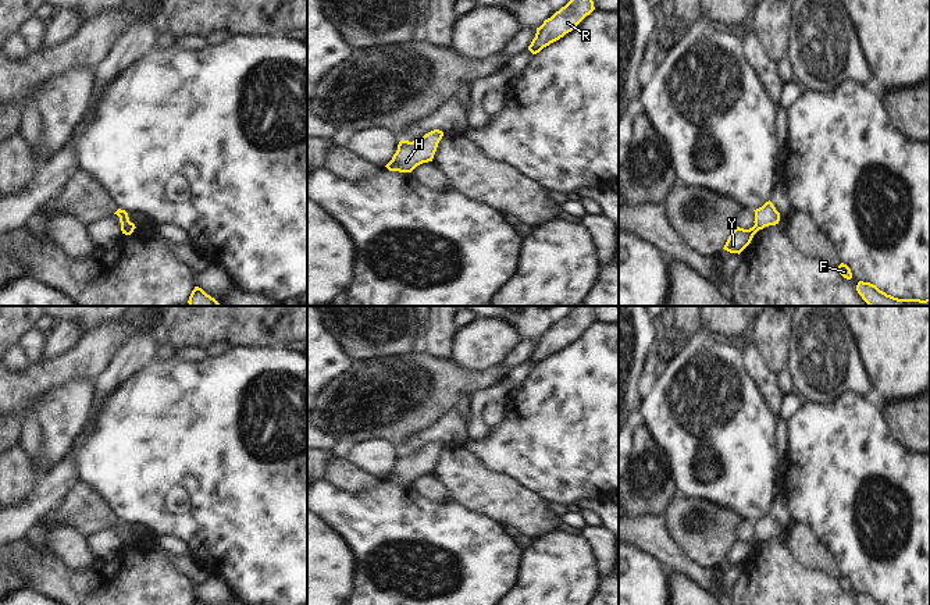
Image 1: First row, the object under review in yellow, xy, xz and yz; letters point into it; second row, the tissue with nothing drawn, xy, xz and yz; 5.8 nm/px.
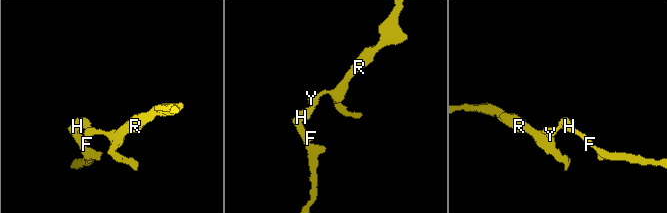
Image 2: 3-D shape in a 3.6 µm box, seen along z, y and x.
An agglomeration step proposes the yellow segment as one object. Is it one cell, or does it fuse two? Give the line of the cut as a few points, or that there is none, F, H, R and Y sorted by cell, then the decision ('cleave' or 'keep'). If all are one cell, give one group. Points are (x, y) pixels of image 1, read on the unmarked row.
no cut | F H R Y | keep

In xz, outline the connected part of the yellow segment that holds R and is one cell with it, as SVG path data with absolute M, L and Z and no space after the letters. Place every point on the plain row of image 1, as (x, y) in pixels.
M576 306L564 318L537 339L528 362L532 366L539 364L544 359L571 344L594 321L592 306Z

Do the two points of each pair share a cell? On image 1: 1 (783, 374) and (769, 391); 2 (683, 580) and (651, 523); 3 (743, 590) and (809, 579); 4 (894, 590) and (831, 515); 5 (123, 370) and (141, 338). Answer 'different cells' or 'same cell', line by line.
1: different cells
2: different cells
3: same cell
4: same cell
5: same cell

